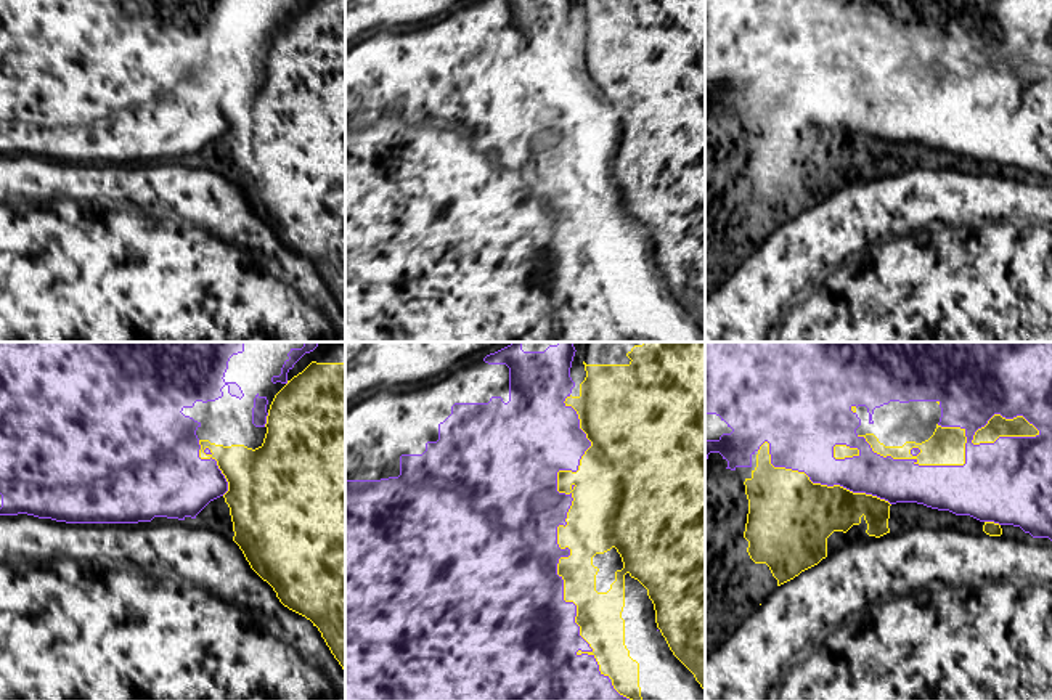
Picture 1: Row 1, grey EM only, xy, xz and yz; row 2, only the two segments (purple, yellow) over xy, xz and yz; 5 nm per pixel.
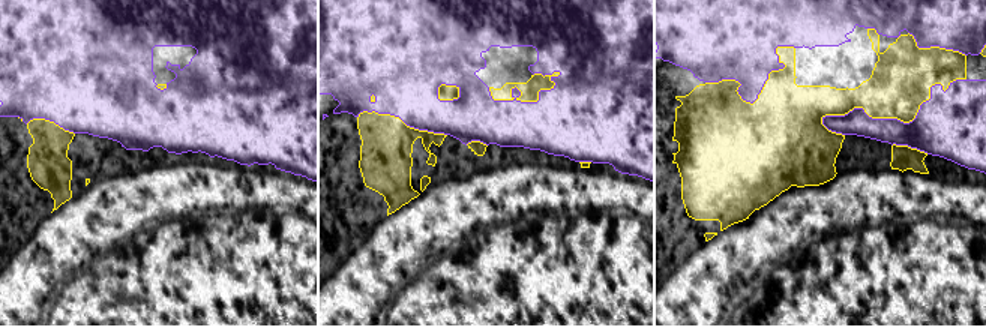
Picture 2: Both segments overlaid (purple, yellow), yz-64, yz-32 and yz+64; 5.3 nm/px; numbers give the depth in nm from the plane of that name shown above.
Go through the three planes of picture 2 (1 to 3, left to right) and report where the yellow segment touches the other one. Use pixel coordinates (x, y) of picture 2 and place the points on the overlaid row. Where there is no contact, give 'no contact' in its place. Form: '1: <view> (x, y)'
1: yz-64 (50, 120)
2: yz-32 (529, 102)
3: yz+64 (899, 120)

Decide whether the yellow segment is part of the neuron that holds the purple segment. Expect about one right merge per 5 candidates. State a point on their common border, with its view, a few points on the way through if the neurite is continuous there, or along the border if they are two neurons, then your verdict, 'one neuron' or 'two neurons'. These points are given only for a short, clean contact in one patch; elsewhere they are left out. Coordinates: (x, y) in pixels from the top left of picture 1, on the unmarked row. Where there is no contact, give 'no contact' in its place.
contact xz (556, 172); two neurons

